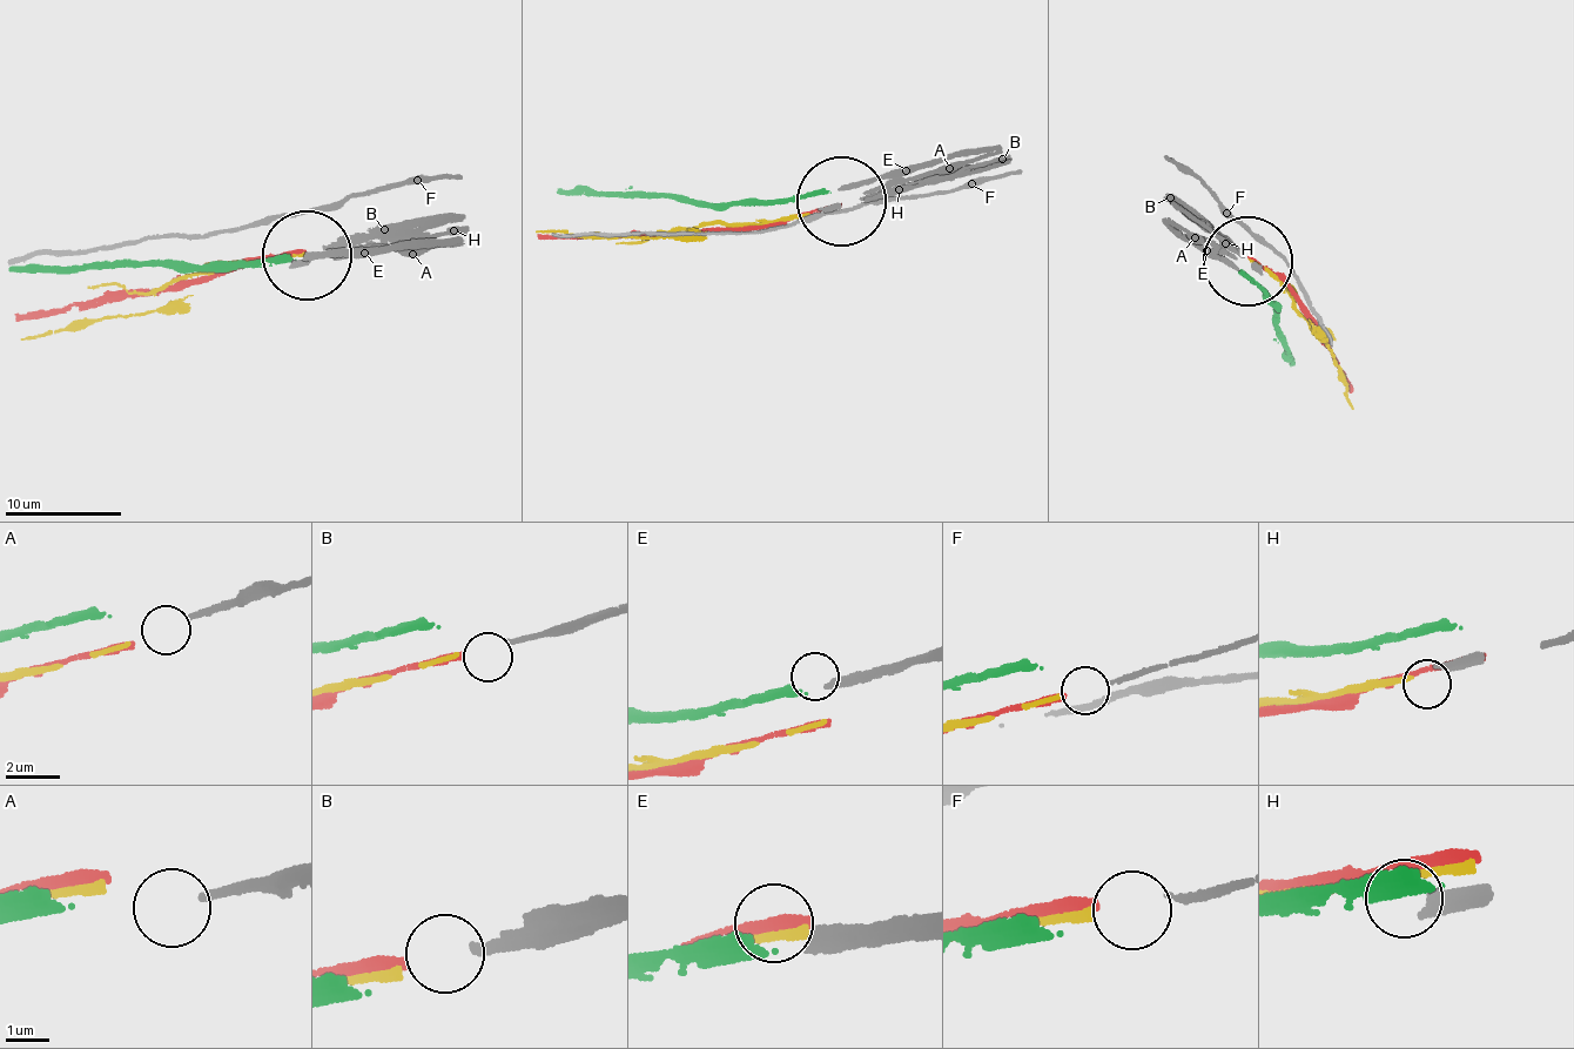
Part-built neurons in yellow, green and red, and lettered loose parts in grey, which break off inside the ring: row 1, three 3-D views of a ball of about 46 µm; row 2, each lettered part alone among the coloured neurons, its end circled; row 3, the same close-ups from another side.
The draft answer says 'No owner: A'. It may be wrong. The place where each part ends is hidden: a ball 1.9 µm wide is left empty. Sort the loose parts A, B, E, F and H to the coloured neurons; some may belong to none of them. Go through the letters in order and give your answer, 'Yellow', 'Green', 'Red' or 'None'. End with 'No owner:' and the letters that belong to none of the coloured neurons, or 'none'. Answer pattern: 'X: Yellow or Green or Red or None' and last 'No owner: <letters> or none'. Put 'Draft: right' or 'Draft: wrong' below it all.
A: None
B: Red
E: Green
F: Yellow
H: None
No owner: A, H
Draft: wrong

